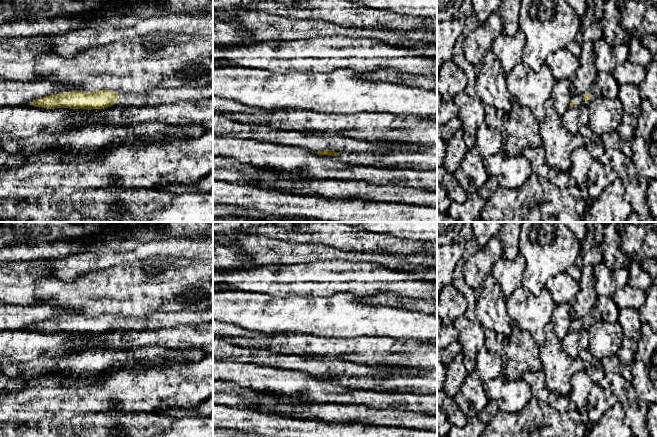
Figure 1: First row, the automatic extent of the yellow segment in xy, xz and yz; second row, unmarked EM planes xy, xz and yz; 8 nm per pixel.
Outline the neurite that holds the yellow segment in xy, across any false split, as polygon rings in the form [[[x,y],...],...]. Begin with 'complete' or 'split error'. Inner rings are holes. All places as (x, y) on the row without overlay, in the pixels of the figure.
split error; [[[213,307],[202,311],[185,312],[153,312],[143,316],[115,316],[100,314],[86,316],[83,314],[69,315],[36,323],[31,330],[46,333],[105,333],[115,327],[124,331],[155,330],[178,325],[200,325],[213,322]]]

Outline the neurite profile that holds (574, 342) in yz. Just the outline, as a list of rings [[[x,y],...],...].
[[[585,328],[577,331],[569,331],[562,340],[562,346],[570,358],[577,358],[582,350],[588,350],[589,333]]]

